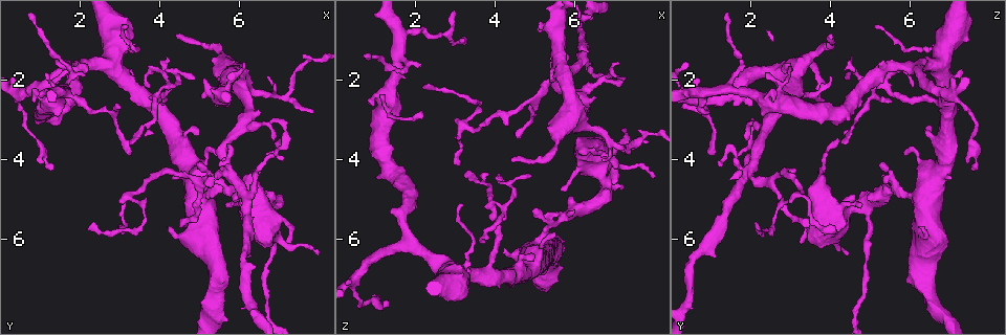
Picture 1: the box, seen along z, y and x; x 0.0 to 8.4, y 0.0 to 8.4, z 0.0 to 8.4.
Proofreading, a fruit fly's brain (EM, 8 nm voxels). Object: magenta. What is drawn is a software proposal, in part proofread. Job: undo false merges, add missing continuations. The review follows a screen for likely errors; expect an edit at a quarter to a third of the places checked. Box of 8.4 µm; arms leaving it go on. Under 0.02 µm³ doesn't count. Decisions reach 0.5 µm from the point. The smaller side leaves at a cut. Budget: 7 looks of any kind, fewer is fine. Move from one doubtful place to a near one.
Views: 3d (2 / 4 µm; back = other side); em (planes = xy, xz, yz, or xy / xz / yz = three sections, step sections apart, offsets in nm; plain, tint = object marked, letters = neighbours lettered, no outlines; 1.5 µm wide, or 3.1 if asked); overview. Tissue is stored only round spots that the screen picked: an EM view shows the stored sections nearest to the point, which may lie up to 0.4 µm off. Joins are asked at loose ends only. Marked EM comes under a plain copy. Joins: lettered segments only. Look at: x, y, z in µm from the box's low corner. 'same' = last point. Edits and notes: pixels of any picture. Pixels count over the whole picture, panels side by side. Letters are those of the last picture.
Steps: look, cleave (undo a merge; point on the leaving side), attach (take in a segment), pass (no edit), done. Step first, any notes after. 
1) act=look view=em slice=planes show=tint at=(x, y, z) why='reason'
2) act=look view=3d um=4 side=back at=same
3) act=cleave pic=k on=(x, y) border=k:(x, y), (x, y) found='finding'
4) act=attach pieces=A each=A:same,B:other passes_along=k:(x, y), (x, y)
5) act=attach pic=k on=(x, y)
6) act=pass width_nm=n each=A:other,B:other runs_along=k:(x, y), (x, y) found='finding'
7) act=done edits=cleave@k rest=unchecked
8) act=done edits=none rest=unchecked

act=look view=em slice=planes show=tint at=(3.25, 3.60, 4.30) why='thin end'

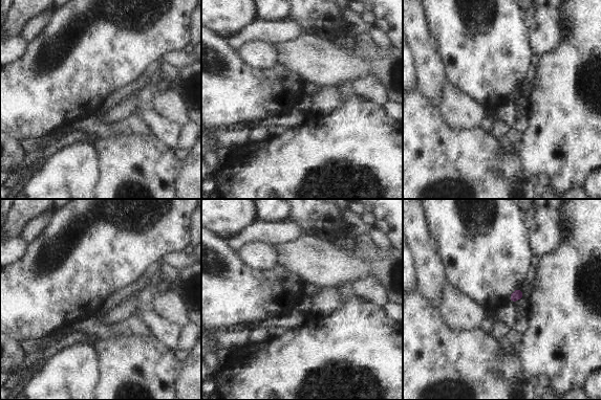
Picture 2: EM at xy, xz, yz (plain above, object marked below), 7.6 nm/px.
act=look view=em slice=planes show=letters at=same why='what lies round it'

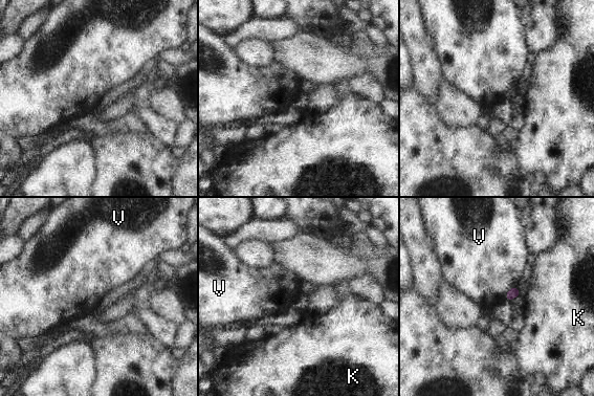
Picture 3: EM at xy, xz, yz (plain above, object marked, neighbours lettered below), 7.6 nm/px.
act=pass width_nm=80 each=K:other,V:other border=3:(518, 286), (512, 286), (504, 299) found='no lettered segment goes on from it'

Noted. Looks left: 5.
act=look view=3d um=2 at=(4.25, 1.50, 4.55) why='an open end'

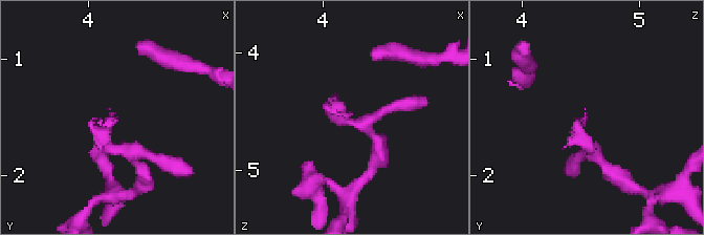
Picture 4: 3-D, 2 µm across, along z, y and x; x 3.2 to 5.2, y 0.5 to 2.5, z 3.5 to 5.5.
act=look view=em slice=xy step=4 show=tint at=(4.20, 1.46, 4.52)

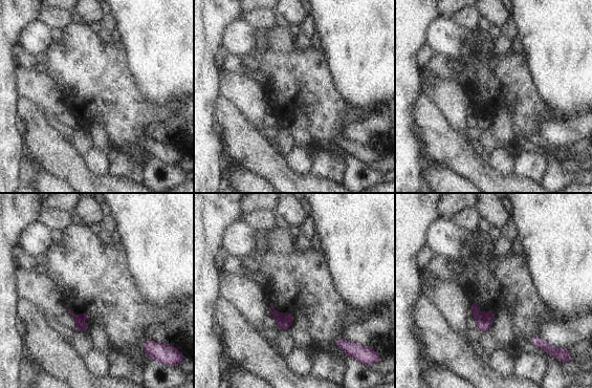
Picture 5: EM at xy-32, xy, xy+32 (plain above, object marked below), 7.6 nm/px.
act=look view=em slice=planes show=letters at=same why='cut it another way'

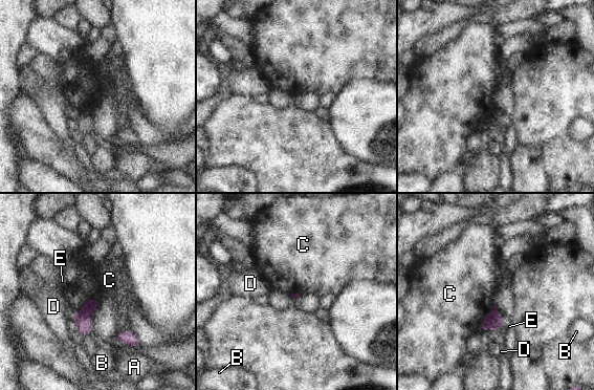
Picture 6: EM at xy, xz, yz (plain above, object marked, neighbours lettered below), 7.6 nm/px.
act=pass each=A:other,B:other,C:other,D:other,E:other border=6:(494, 301), (480, 329) found='no lettered segment goes on from it'

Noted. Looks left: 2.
act=done edits=none rest=unchecked

